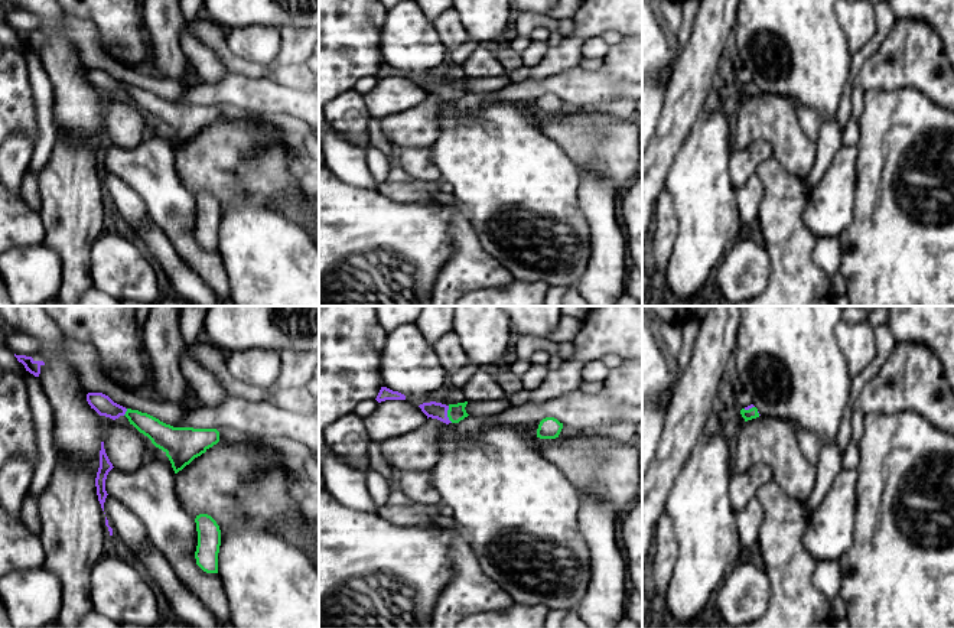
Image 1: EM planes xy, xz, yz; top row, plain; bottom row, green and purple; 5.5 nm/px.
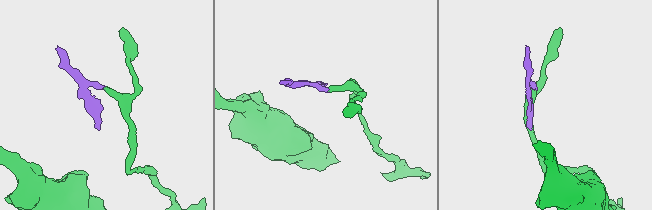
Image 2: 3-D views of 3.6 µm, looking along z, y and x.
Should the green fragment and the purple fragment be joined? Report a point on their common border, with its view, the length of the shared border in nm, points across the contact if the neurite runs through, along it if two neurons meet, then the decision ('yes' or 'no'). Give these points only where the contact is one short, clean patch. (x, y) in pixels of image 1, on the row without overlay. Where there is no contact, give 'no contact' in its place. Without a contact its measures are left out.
contact xz (448, 91); length 100 nm; way xz (456, 88), (448, 91), (436, 87); yes

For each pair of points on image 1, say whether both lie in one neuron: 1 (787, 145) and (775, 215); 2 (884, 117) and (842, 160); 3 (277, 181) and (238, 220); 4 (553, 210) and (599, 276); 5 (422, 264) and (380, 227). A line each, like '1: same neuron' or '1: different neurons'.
1: different neurons
2: different neurons
3: different neurons
4: different neurons
5: same neuron

